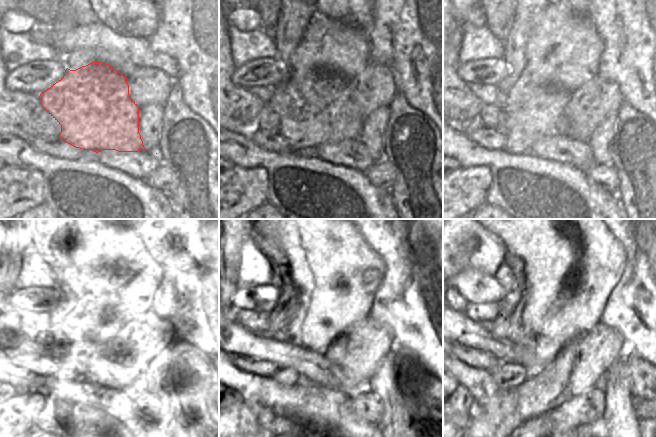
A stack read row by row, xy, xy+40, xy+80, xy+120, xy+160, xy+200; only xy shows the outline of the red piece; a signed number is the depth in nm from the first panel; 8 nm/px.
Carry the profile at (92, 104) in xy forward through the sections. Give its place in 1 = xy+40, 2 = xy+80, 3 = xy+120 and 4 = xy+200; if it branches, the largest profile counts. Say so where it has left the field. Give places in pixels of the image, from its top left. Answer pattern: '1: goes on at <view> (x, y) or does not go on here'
1: goes on at xy+40 (317, 110)
2: goes on at xy+80 (541, 113)
3: goes on at xy+120 (90, 340)
4: goes on at xy+200 (506, 376)

